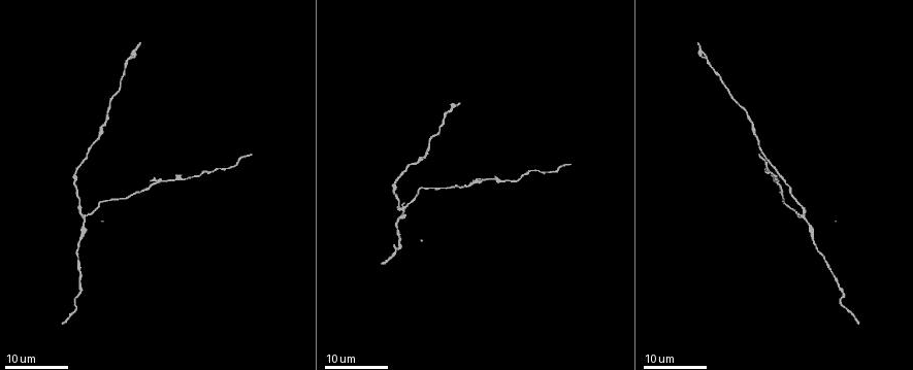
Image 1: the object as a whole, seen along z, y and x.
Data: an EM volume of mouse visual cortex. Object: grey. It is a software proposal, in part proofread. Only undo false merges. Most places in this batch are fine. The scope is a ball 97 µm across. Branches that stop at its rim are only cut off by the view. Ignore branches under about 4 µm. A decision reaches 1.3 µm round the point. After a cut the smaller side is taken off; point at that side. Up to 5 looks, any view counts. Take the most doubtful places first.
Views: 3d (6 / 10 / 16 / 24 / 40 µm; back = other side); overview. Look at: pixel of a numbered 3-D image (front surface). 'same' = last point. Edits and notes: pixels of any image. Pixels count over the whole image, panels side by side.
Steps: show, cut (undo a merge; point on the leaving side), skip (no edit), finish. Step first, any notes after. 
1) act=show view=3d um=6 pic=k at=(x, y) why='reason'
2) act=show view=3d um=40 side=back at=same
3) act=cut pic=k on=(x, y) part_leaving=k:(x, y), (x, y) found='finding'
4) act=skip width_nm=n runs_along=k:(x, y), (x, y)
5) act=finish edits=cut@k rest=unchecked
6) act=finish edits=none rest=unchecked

act=show view=3d um=24 pic=1 at=(402, 208) why='thin arm on a thick one'

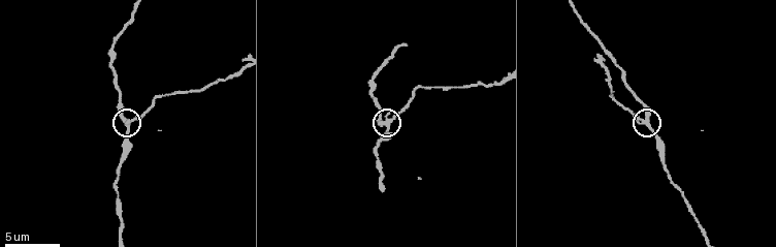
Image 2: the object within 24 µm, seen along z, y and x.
act=show view=3d um=10 pic=2 at=(644, 122) why='closer look'

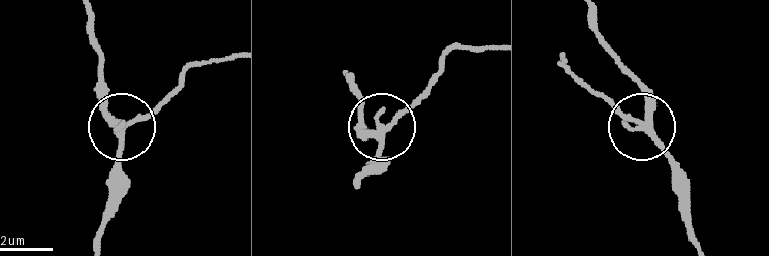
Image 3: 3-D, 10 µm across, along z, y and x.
act=skip width_nm=230 runs_along=3:(98, 80), (118, 131), (118, 176) found='continuous, no second cell'

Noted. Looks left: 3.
act=show view=3d um=16 pic=1 at=(184, 180) why='sudden change in width'

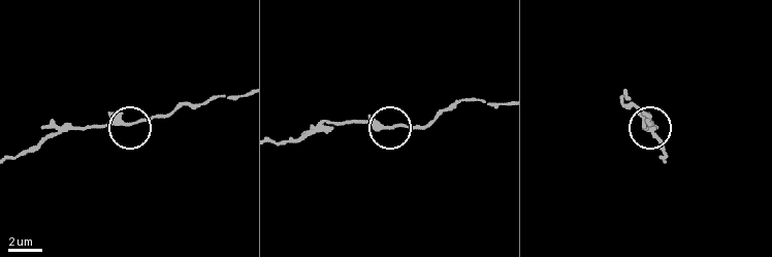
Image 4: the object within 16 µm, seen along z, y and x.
act=show view=3d um=6 pic=4 at=(391, 128) why='closer look'

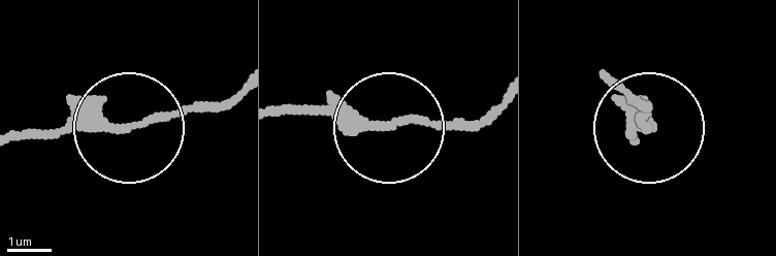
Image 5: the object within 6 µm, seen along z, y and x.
act=skip found='continuous, no second cell'

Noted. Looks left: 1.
act=show view=3d um=6 pic=2 at=(614, 98) why='thick turns thin'

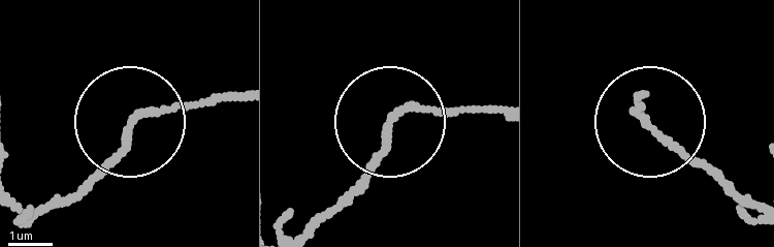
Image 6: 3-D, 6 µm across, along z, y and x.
act=skip runs_along=6:(303, 230), (404, 116), (492, 112) found='all the same cell'

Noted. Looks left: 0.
act=finish edits=none rest=unchecked

